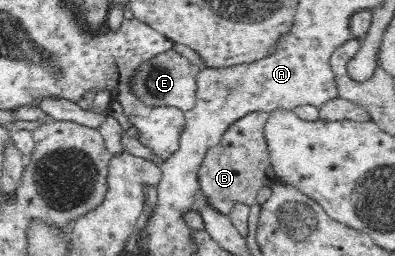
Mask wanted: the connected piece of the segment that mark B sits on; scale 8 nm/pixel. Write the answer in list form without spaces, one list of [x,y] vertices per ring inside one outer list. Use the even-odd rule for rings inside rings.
[[[249,112],[243,118],[233,122],[221,142],[207,150],[197,172],[199,190],[209,201],[213,209],[228,215],[233,205],[256,203],[256,196],[263,186],[271,186],[276,181],[275,172],[269,161],[267,141],[263,134],[269,118],[268,112]]]

